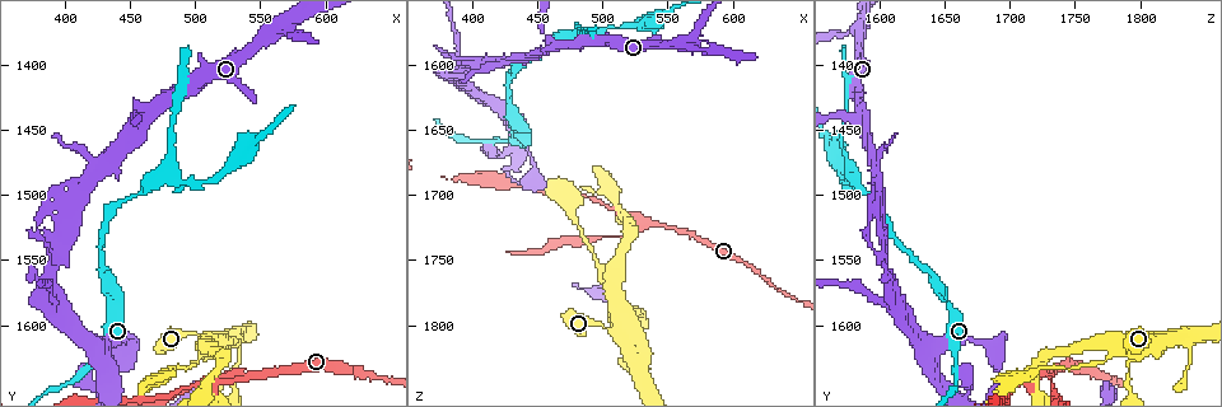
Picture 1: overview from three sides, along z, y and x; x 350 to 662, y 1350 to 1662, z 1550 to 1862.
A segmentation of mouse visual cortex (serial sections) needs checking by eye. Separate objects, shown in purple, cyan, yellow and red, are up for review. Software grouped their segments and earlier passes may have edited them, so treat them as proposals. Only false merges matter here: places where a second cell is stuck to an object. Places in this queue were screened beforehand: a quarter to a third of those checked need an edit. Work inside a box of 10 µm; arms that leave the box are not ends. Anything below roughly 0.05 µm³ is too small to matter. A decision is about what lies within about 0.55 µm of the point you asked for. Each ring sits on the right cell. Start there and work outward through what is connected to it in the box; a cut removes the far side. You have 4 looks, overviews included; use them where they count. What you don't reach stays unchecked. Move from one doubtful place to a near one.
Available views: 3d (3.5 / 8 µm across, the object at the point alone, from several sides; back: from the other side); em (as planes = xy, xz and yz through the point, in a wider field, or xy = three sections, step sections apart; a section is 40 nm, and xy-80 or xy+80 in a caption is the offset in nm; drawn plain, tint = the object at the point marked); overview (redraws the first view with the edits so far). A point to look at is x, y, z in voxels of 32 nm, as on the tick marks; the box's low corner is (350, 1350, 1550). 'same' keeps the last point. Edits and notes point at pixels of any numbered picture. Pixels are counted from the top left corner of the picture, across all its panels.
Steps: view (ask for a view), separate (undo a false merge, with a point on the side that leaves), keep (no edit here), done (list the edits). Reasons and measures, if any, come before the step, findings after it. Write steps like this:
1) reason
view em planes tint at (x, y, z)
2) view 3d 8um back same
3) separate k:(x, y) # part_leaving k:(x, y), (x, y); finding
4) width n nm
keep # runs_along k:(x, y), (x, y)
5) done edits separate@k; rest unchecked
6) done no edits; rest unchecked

four arms meet
view 3d 3.5um at (516, 1612, 1810)

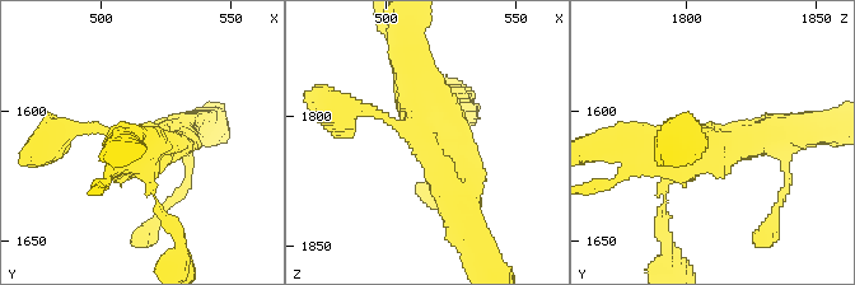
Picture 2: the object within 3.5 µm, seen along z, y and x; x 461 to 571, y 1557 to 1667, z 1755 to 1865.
arms 4; arm_widths 150, 200, 450, 450 nm
view em planes tint at (513, 1612, 1808)

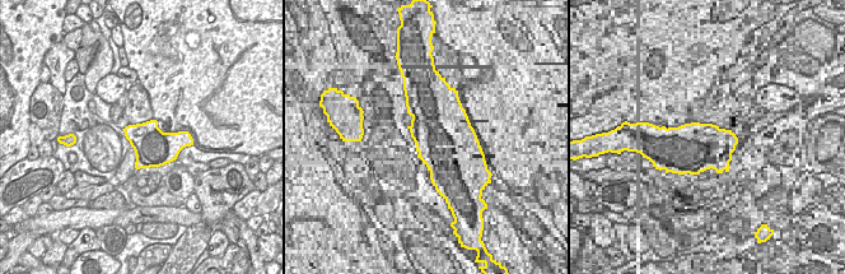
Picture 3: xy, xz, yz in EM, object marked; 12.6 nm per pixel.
keep # runs_along 2:(344, 108), (411, 127), (462, 202); all the same cell

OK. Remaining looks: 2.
view 3d 3.5um at (464, 1440, 1586)

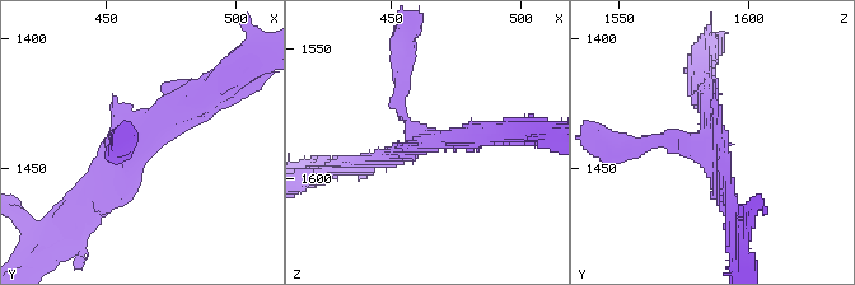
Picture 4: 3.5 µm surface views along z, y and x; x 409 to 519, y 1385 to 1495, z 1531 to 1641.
view em xy step 3 tint at (463, 1441, 1585)

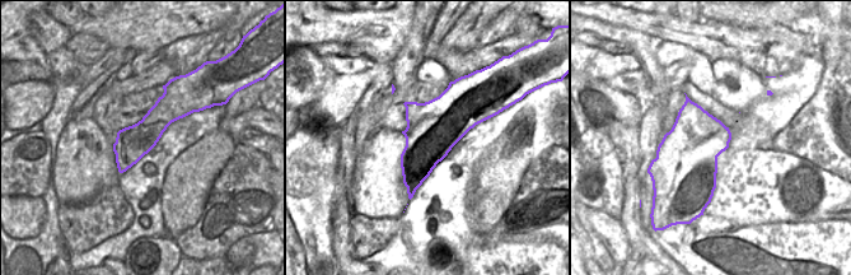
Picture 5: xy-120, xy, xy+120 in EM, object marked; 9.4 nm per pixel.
keep # runs_along 5:(172, 98), (129, 149), (121, 168); all the same cell

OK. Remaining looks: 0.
done no edits; rest unchecked

